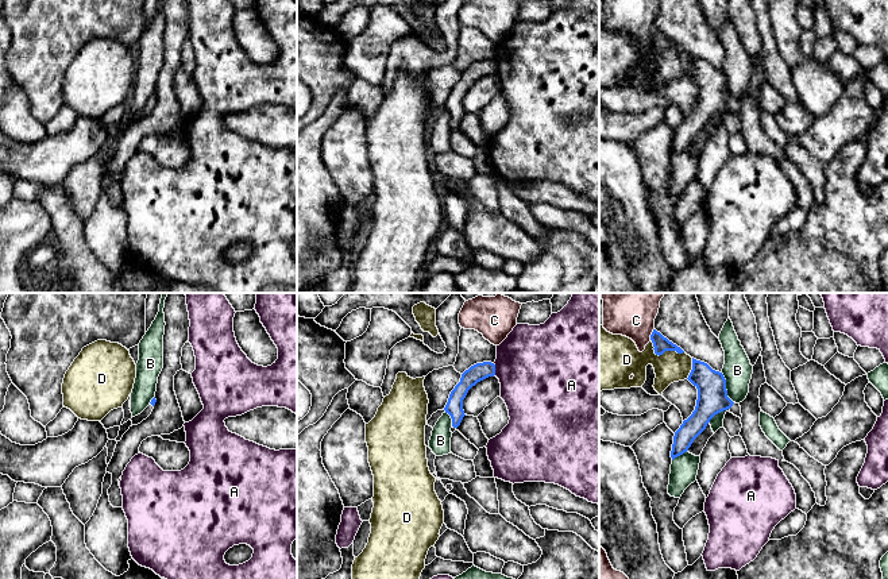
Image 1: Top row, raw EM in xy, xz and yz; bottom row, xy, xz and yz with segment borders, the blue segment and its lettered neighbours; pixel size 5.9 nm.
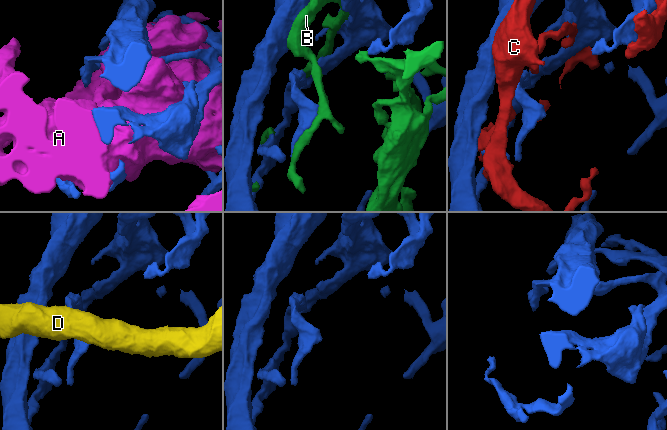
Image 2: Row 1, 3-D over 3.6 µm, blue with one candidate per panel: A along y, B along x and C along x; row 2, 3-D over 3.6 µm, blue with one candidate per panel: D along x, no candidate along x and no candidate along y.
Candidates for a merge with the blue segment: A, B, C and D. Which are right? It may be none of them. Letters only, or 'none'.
none

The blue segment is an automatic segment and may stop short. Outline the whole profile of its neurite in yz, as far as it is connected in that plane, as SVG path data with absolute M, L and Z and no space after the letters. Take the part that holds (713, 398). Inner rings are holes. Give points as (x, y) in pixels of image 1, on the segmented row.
M692 358L692 370L687 379L698 389L698 399L692 414L675 432L672 460L688 451L715 414L729 410L734 416L742 417L740 404L727 397L726 379L722 373Z

